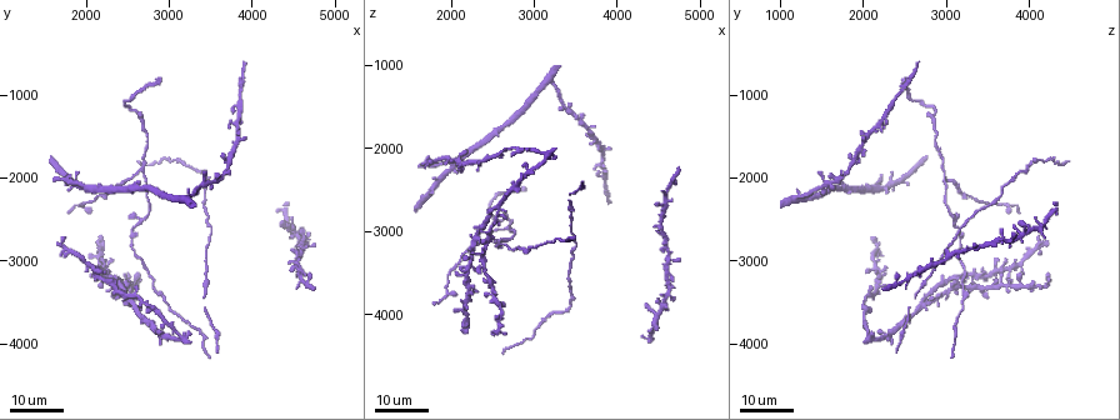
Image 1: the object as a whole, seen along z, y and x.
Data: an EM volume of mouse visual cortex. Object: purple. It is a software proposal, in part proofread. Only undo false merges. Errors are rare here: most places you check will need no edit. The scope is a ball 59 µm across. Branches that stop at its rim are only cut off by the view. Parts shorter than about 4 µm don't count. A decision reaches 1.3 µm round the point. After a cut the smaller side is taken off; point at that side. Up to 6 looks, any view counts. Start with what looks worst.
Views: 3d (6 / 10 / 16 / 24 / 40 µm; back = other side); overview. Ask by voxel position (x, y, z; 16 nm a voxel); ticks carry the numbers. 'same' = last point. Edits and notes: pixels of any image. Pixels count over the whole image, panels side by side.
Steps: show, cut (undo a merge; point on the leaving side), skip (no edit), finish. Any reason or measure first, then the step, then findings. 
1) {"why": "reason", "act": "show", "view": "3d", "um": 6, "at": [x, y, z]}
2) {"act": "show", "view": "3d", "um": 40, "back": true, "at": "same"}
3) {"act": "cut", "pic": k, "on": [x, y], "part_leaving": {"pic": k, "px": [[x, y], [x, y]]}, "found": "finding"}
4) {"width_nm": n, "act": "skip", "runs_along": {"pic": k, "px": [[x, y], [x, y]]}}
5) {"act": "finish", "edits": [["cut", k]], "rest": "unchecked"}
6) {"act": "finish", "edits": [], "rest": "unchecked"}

{"why": "two arms in line, one across", "act": "show", "view": "3d", "um": 16, "at": [2650, 1900, 3000]}

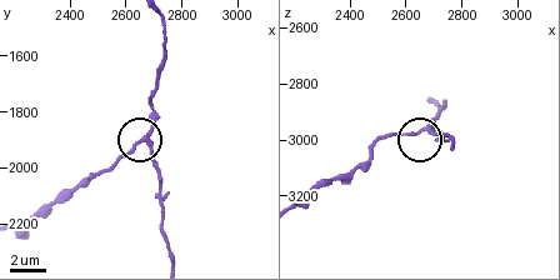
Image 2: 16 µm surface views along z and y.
{"act": "show", "view": "3d", "um": 6, "at": [2660, 1910, 2970]}

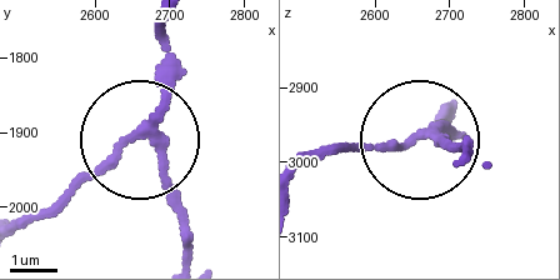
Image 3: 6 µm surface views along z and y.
{"width_nm": 160, "act": "cut", "pic": 3, "on": [78, 174], "part_leaving": {"pic": 3, "px": [[136, 129], [21, 220]]}, "found": "a second cell is stuck on"}

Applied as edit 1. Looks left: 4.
{"act": "show", "view": "3d", "um": 24, "at": [3300, 3800, 3100]}

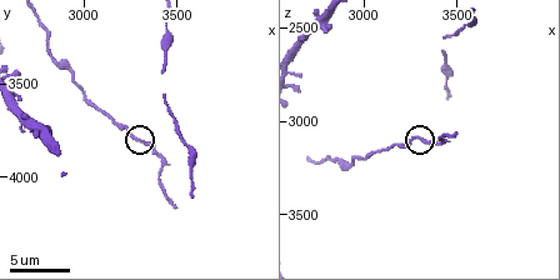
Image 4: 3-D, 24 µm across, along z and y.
{"act": "show", "view": "3d", "um": 10, "at": [3300, 3800, 3100]}

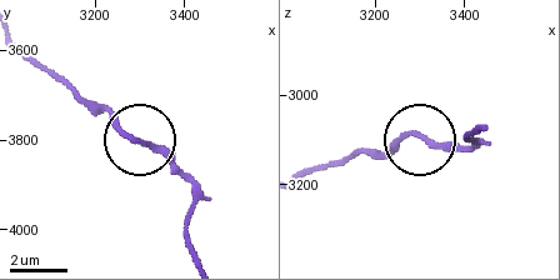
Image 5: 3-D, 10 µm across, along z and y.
{"act": "skip", "found": "continuous, no second cell"}

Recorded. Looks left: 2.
{"why": "four arms meet", "act": "show", "view": "3d", "um": 24, "at": [2550, 3500, 2700]}

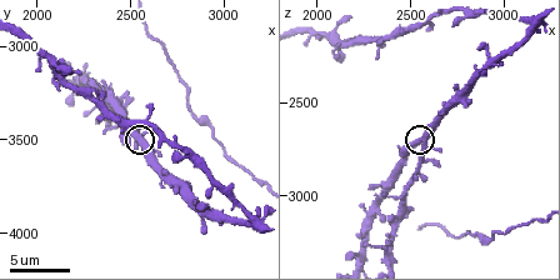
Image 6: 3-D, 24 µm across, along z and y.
{"act": "show", "view": "3d", "um": 10, "at": [2540, 3500, 2720]}

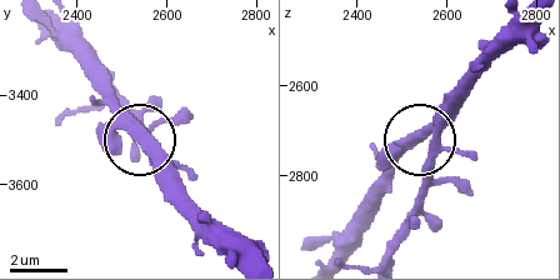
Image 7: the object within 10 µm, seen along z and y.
{"side_arm_um": 31, "act": "skip", "runs_along": {"pic": 7, "px": [[194, 206], [96, 90]]}, "found": "continuous, no second cell"}

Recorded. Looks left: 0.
{"act": "finish", "edits": [["cut", 3]], "rest": "unchecked"}

